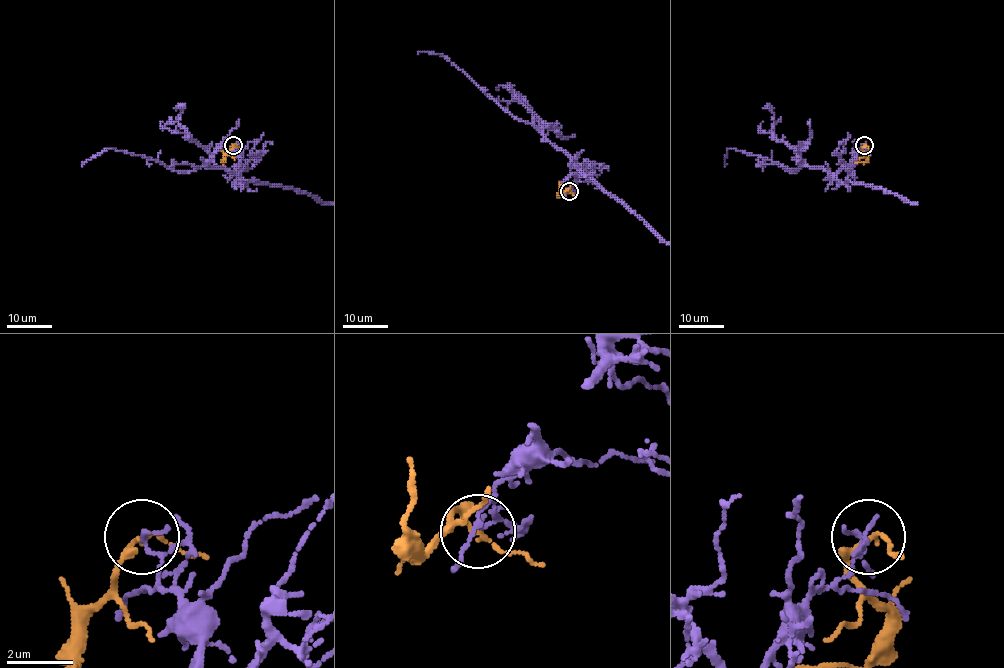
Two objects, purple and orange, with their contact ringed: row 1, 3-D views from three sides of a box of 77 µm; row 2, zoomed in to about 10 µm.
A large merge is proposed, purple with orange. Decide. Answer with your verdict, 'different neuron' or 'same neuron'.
different neuron

